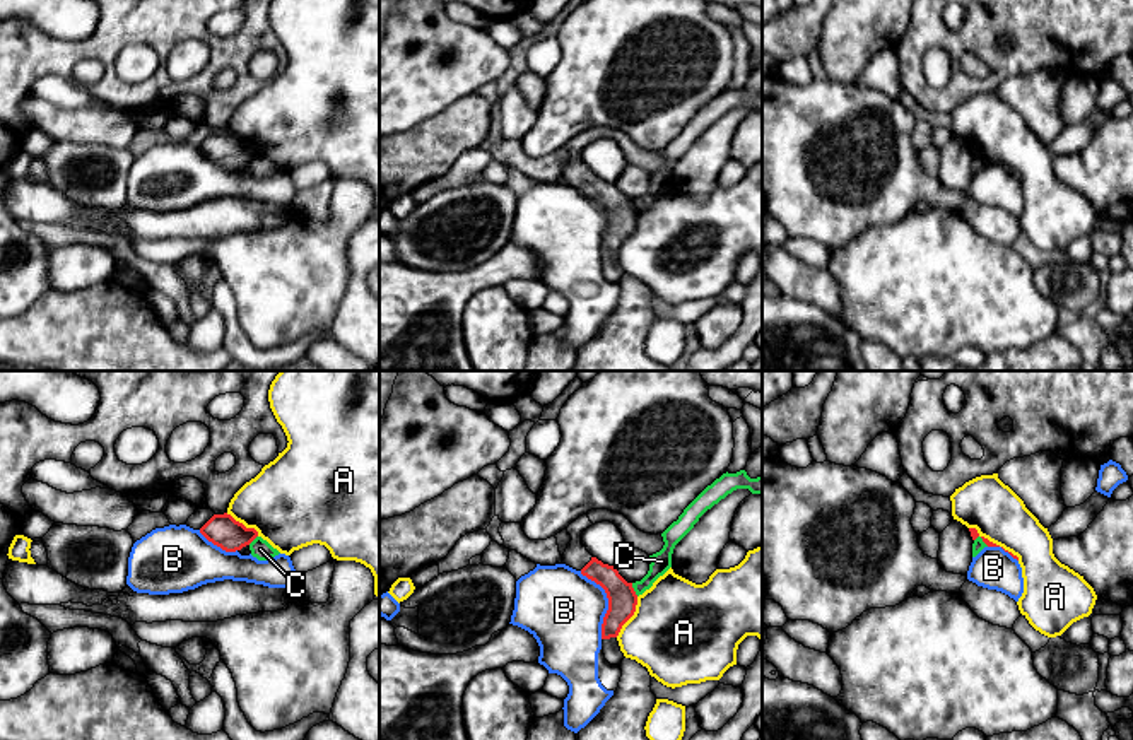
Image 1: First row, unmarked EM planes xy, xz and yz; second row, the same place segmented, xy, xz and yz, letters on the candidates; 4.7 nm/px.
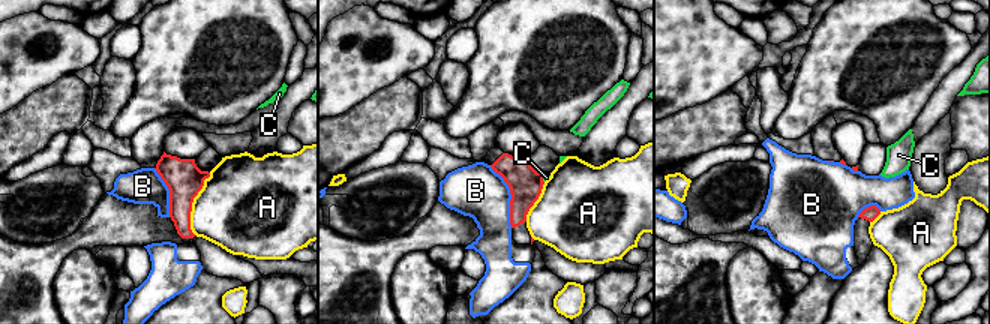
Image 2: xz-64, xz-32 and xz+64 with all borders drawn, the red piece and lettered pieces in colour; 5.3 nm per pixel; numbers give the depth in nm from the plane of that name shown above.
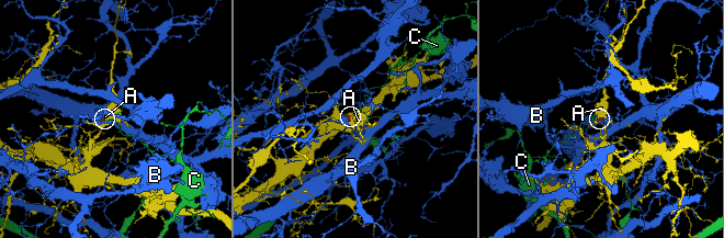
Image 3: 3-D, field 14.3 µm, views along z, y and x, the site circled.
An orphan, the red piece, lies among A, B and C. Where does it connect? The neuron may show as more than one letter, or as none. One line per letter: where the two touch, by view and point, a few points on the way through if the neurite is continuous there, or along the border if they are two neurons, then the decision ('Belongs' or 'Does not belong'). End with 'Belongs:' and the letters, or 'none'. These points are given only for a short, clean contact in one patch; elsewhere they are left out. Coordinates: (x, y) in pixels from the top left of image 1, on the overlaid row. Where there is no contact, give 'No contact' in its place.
A: Touches red at xz (631, 616). Boundary: xz (638, 597), (634, 614), (616, 636). Does not belong
B: Touches red at xz (609, 602). Does not belong
C: Touches red at xz (633, 590). Boundary: xz (631, 583), (638, 595). Does not belong
Belongs: none

